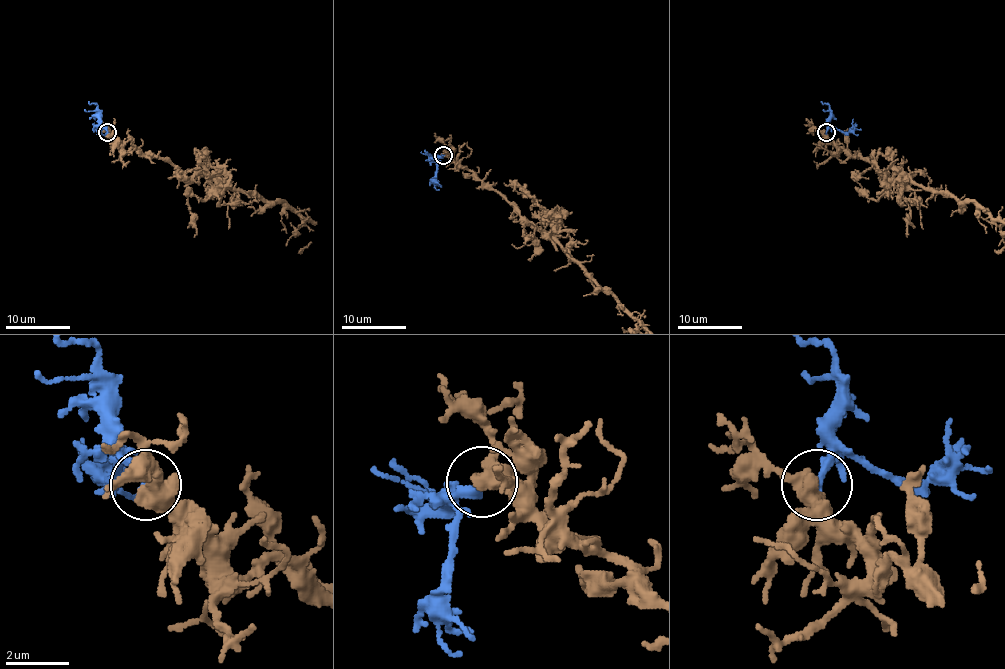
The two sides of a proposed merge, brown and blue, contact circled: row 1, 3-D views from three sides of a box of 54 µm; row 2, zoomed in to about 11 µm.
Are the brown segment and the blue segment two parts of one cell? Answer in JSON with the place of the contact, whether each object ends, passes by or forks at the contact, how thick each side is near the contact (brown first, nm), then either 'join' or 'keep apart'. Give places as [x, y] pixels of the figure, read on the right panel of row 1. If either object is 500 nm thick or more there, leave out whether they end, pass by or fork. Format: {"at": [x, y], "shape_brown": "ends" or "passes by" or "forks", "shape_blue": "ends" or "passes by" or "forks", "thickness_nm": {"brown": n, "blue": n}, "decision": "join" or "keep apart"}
{"at": [826, 132], "thickness_nm": {"brown": 500, "blue": 280}, "decision": "keep apart"}

